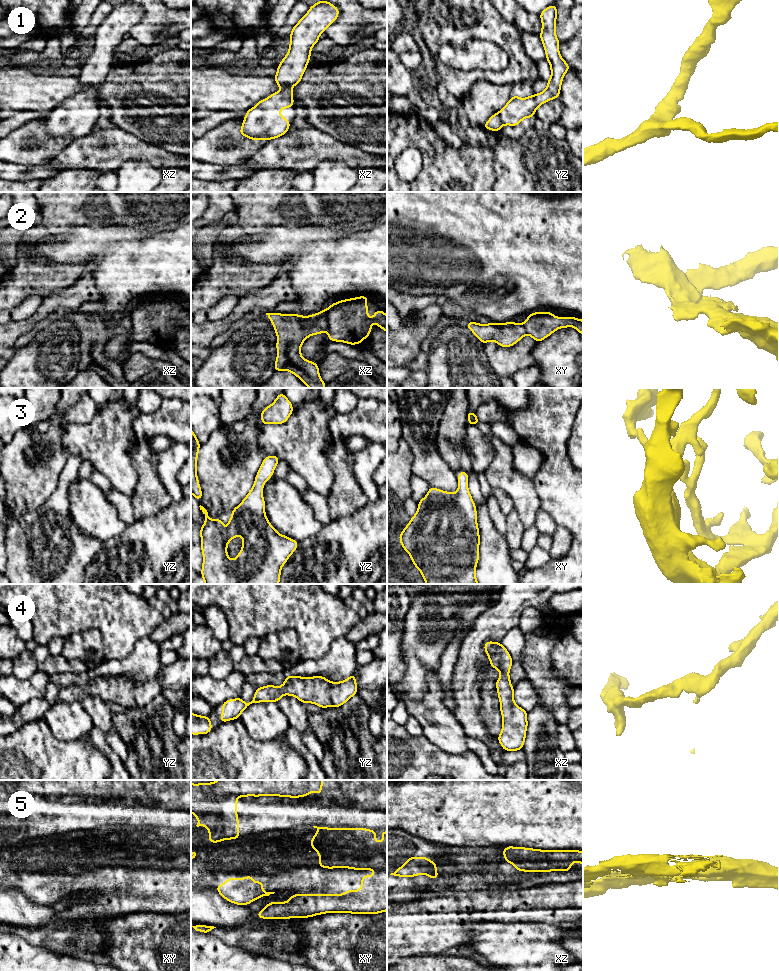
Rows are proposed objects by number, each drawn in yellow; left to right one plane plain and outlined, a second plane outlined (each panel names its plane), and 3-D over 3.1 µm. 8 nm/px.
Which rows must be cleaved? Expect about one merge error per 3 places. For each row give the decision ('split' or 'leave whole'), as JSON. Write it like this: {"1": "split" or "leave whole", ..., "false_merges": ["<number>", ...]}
{"1": "leave whole", "2": "split", "3": "leave whole", "4": "leave whole", "5": "split", "false_merges": ["2", "5"]}

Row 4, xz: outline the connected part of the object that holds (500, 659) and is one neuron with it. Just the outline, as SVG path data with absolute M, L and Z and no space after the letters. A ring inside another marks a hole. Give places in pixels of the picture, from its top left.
M487 641L484 650L491 667L500 671L500 678L495 681L502 714L502 730L497 740L504 751L522 750L528 727L528 712L514 702L514 687L509 677L512 657L500 642Z

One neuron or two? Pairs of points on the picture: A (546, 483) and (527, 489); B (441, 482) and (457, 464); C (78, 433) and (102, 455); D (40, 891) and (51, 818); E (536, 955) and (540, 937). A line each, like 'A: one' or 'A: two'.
A: two
B: two
C: one
D: two
E: one

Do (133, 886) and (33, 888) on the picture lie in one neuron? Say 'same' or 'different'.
same

